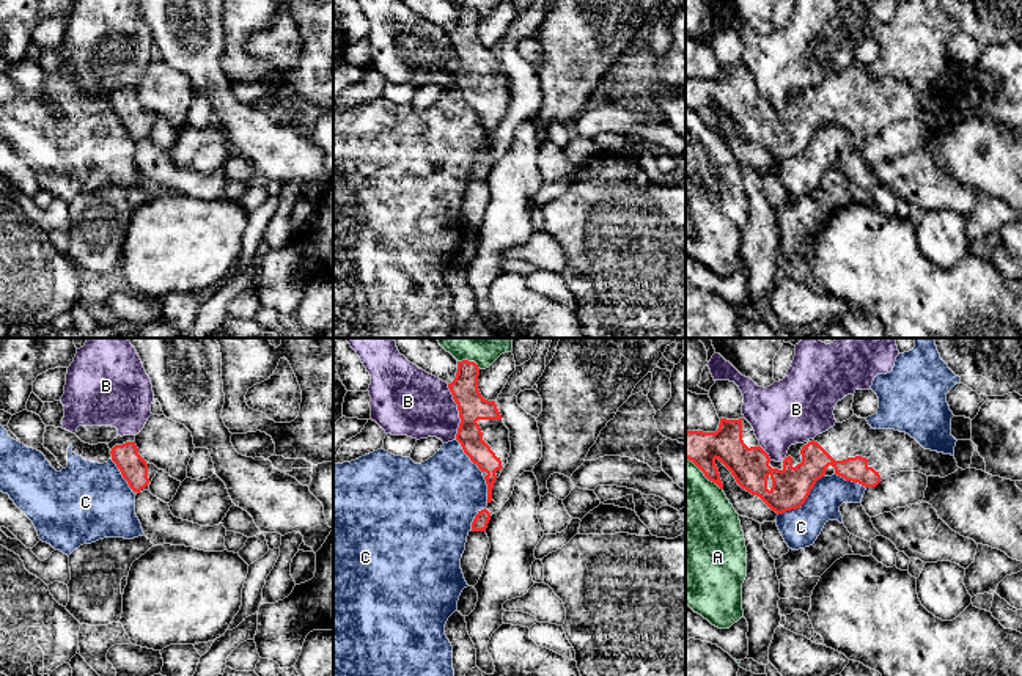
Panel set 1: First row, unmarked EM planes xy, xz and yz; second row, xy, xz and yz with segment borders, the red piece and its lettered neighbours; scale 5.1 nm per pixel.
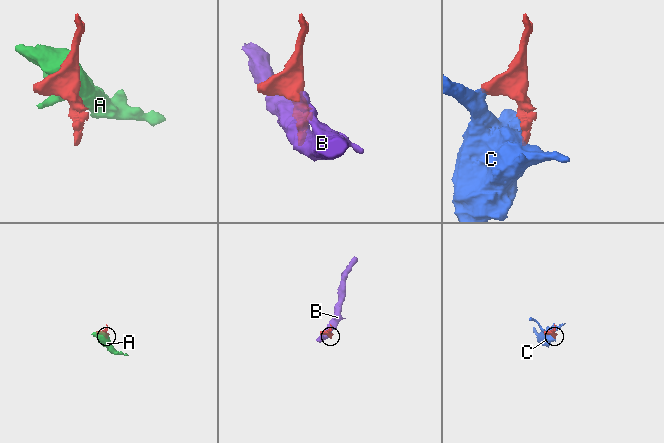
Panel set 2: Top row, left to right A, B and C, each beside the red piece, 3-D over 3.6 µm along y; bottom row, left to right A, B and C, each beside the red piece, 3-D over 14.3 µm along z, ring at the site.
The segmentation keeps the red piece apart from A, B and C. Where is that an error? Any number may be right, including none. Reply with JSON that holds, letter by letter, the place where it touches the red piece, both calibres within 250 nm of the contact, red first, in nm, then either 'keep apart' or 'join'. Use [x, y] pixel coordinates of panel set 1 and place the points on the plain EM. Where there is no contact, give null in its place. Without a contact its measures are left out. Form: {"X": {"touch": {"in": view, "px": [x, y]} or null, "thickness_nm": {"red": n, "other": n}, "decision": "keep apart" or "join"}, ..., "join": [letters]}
{"A": {"touch": {"in": "yz", "px": [705, 123]}, "thickness_nm": {"red": 190, "other": 460}, "decision": "keep apart"}, "B": {"touch": {"in": "xz", "px": [459, 60]}, "thickness_nm": {"red": 150, "other": 340}, "decision": "keep apart"}, "C": {"touch": {"in": "yz", "px": [804, 150]}, "thickness_nm": {"red": 200, "other": 200}, "decision": "keep apart"}, "join": []}

